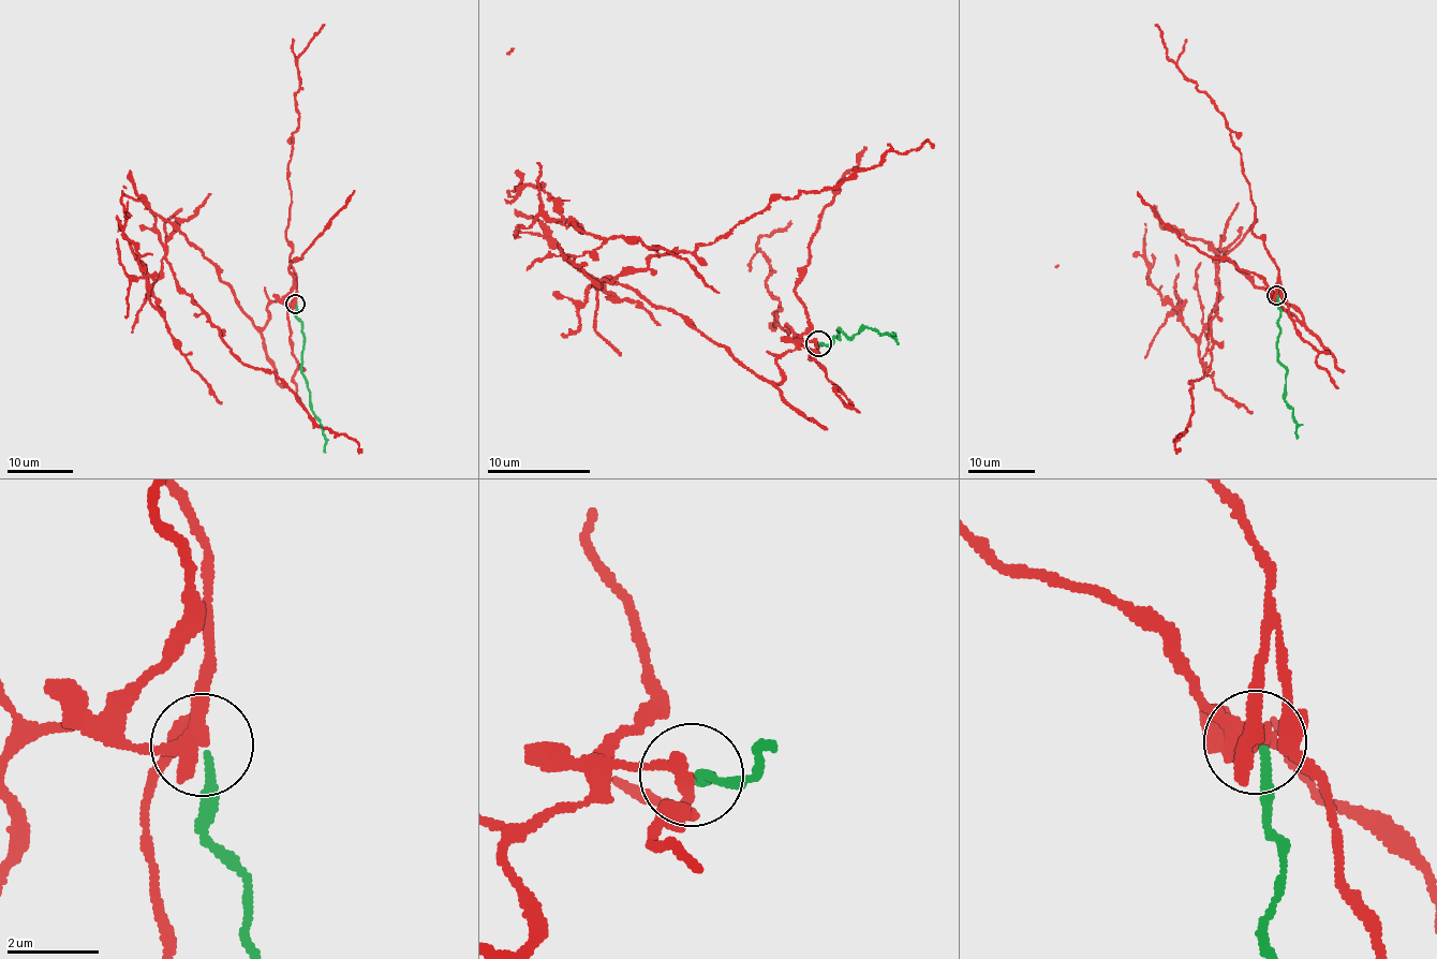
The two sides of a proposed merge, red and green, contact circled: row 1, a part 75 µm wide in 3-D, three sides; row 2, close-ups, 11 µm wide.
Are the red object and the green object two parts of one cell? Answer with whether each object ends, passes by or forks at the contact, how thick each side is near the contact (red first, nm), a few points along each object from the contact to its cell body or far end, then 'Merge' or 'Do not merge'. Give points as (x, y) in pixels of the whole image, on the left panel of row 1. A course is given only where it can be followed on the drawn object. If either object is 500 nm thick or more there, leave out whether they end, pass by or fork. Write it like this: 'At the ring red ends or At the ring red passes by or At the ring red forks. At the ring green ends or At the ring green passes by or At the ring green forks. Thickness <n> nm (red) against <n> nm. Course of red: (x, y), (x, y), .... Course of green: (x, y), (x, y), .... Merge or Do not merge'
At the ring red passes by. At the ring green ends. Thickness 320 nm (red) against 190 nm. Course of red: (295, 303), (273, 300), (257, 328), (200, 249), (177, 229), (166, 240), (176, 284), (235, 356), (360, 451). Course of green: (296, 305), (302, 339), (301, 369), (311, 410), (326, 441), (326, 452). Do not merge

